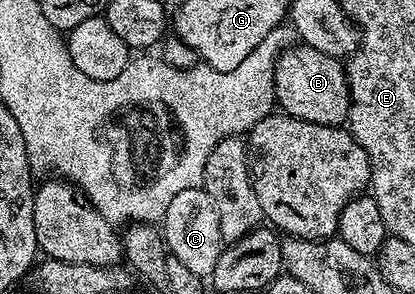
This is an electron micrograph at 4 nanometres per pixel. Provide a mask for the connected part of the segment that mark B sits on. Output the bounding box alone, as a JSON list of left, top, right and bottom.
[275,43,351,126]

